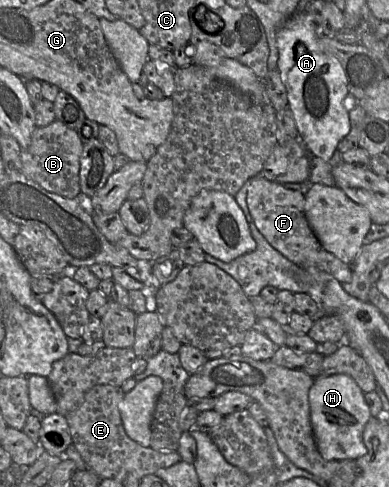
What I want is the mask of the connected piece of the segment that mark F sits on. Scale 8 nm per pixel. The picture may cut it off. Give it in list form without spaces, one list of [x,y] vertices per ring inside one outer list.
[[[258,174],[248,188],[246,203],[256,228],[269,244],[289,261],[300,268],[315,266],[333,275],[340,283],[351,281],[352,265],[344,263],[325,250],[309,225],[304,212],[303,193]]]

